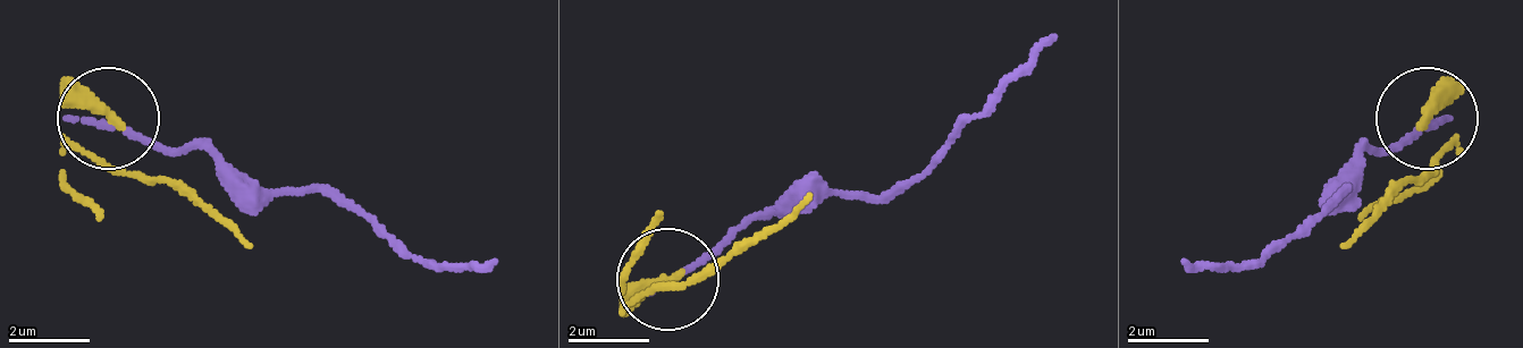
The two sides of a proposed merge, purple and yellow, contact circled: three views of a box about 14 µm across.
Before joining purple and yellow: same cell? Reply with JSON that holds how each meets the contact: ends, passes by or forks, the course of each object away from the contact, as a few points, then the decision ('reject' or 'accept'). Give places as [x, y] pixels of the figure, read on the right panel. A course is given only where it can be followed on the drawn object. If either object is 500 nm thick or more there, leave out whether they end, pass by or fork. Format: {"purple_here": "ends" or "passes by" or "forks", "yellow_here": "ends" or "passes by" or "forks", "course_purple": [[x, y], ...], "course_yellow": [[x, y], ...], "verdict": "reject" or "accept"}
{"purple_here": "ends", "yellow_here": "ends", "course_purple": [[1424, 126], [1363, 146], [1343, 187], [1261, 259], [1179, 259]], "course_yellow": [[1424, 116], [1455, 105], [1455, 136], [1343, 248]], "verdict": "reject"}

